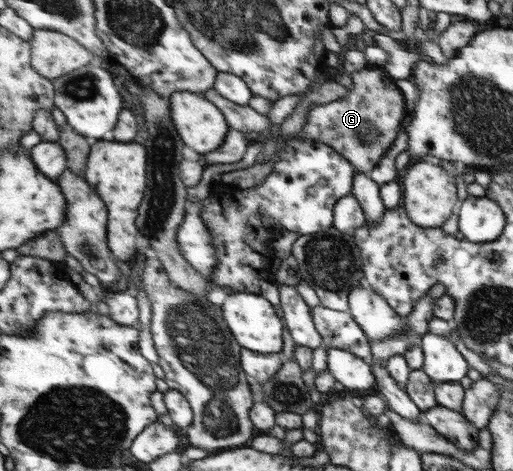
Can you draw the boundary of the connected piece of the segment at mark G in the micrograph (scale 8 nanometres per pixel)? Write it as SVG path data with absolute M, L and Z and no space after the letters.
M371 65L361 72L355 72L351 78L354 86L352 91L333 103L312 106L308 112L307 124L302 132L293 138L311 139L331 145L331 148L338 149L347 160L350 160L356 170L370 174L382 162L395 140L398 126L406 112L404 98L397 86L393 84L391 76L380 65Z

